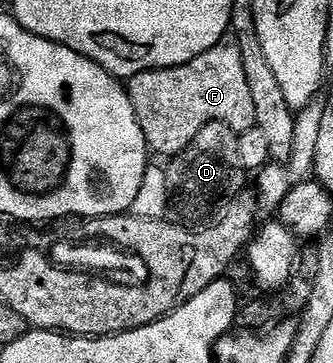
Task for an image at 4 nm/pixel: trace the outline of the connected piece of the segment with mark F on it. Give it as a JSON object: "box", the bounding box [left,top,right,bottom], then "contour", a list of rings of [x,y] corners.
{"box":[127,35,257,159],"contour":[[[227,35],[215,47],[203,51],[195,59],[182,65],[172,65],[169,69],[148,69],[142,73],[132,74],[128,78],[127,88],[131,107],[135,107],[135,119],[139,119],[139,127],[145,136],[145,144],[154,154],[157,153],[164,159],[172,159],[182,153],[212,121],[222,121],[229,125],[237,134],[248,129],[257,128],[255,123],[255,102],[251,100],[251,90],[247,84],[247,74],[243,71],[243,54],[239,52],[239,43]]]}

